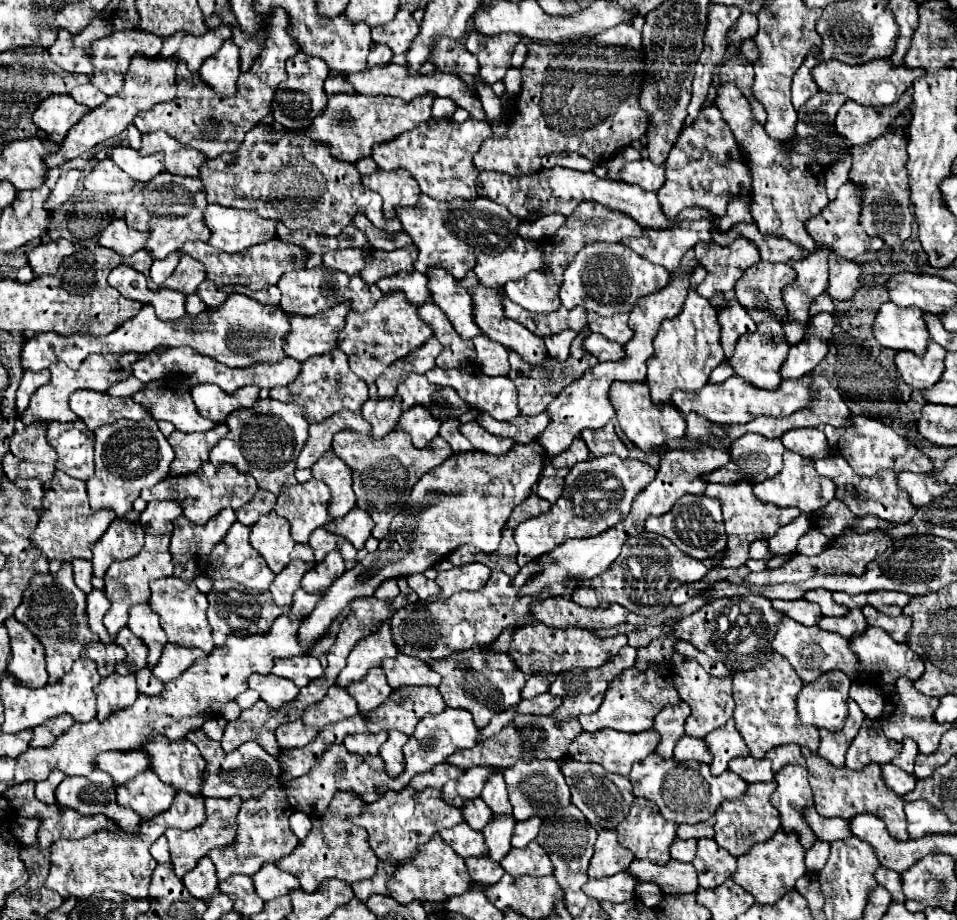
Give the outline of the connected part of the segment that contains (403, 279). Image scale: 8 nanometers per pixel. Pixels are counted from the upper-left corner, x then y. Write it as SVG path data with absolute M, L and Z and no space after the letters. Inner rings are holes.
M417 270L413 272L399 272L397 276L391 276L389 280L379 280L377 286L381 288L383 294L391 294L395 290L405 292L409 304L421 306L427 300L431 300L429 292L429 278Z

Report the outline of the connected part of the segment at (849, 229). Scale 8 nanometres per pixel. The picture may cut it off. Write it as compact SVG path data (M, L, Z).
M847 182L839 188L837 198L833 202L829 202L821 214L817 214L813 220L809 220L807 224L807 232L825 246L833 246L833 250L837 250L839 258L845 260L853 260L855 256L867 252L867 250L881 250L883 248L883 240L877 236L869 236L867 232L863 232L863 226L859 222L861 216L861 208L863 208L863 198L861 198L861 188L855 182Z

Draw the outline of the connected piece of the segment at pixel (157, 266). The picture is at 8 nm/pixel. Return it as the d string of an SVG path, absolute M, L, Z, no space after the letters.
M171 253L163 260L153 261L150 268L150 277L157 285L160 285L171 276L175 268L174 253Z

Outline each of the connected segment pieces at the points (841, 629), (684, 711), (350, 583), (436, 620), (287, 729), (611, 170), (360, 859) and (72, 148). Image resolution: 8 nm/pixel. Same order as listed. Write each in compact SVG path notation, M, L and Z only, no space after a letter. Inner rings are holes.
M849 610L845 616L841 618L831 618L831 616L823 616L823 620L819 620L817 624L821 630L827 632L837 632L845 638L853 638L859 636L861 632L867 630L867 620L863 616L861 610Z
M681 702L681 704L677 704L677 706L673 706L673 708L665 708L663 712L659 712L657 716L655 716L655 724L653 724L653 728L659 732L659 736L661 736L661 740L659 740L659 744L657 744L657 748L655 748L655 752L661 756L661 758L665 758L665 760L669 760L669 758L673 758L673 746L675 746L675 742L685 734L683 732L683 724L685 724L685 718L689 716L689 706L685 704L685 702Z
M515 444L503 456L489 456L477 450L453 454L429 470L413 486L409 504L393 518L377 552L367 554L325 590L319 604L301 622L299 642L305 648L313 648L349 602L359 596L373 596L383 580L425 572L461 544L471 544L481 552L495 552L501 528L513 508L531 494L531 486L537 482L541 468L541 450L535 458L527 458L527 444Z
M529 562L517 576L505 576L503 572L493 570L481 592L457 592L449 600L441 598L429 604L415 602L395 610L391 616L391 632L397 650L429 664L431 660L441 660L453 652L469 650L474 644L491 644L507 626L529 624L529 604L533 598L519 598L511 588L521 588L537 570L537 562Z
M295 720L289 724L281 724L281 728L277 728L275 736L277 736L281 750L301 748L301 746L307 746L313 742L313 738L317 736L317 728L307 728L301 720Z
M621 148L611 160L607 160L607 176L615 182L619 182L619 172L621 168L629 162L629 160L637 160L637 158L643 158L641 152L637 152L635 148Z
M343 790L335 792L327 809L313 818L313 828L309 836L303 842L299 842L289 856L281 858L277 866L299 878L301 888L305 892L315 892L323 880L331 880L331 878L343 880L347 884L373 878L379 860L371 850L371 846L367 844L365 828L359 828L351 822L351 816L363 814L365 808L367 802L363 802L355 792L343 792Z
M143 54L133 56L131 66L125 74L125 86L119 94L111 96L105 104L97 106L93 112L89 112L87 116L83 116L83 120L79 120L69 134L65 136L63 144L61 144L61 152L65 156L65 160L73 160L79 154L83 154L85 150L91 150L93 146L105 142L107 138L113 138L117 134L121 134L135 118L137 112L141 110L149 110L159 102L173 102L177 98L177 84L175 84L175 68L177 68L177 58L147 58Z

